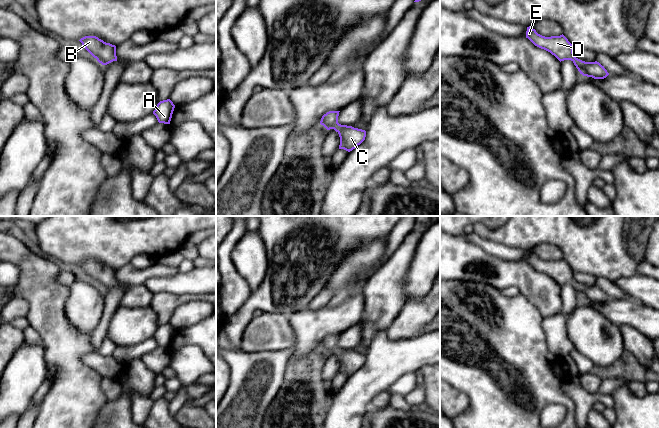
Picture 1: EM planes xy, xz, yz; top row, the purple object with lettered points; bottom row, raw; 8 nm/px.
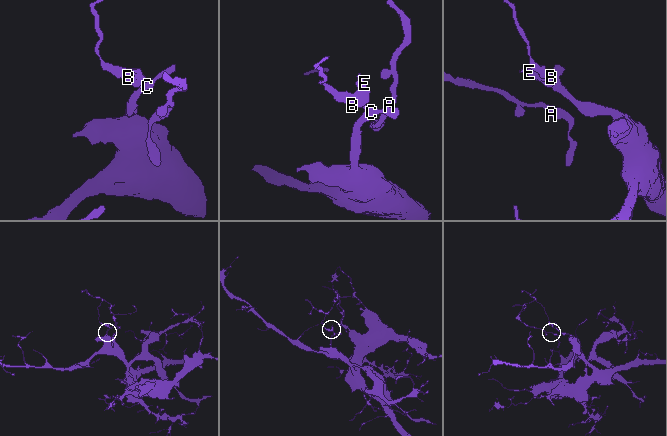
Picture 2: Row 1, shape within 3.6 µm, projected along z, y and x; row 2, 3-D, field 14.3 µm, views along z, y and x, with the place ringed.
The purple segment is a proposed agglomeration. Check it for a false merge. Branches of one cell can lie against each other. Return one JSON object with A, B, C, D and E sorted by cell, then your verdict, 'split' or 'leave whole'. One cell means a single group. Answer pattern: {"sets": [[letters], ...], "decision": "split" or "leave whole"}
{"sets": [["A", "B", "C", "D", "E"]], "decision": "leave whole"}

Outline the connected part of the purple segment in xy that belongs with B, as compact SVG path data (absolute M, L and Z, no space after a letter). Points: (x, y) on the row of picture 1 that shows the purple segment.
M85 36L79 40L85 49L102 65L117 61L116 46L96 36Z

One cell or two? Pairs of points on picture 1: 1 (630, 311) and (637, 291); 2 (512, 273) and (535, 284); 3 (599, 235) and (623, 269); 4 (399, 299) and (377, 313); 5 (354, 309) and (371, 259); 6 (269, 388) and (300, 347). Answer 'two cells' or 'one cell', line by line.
1: two cells
2: one cell
3: one cell
4: one cell
5: one cell
6: two cells

